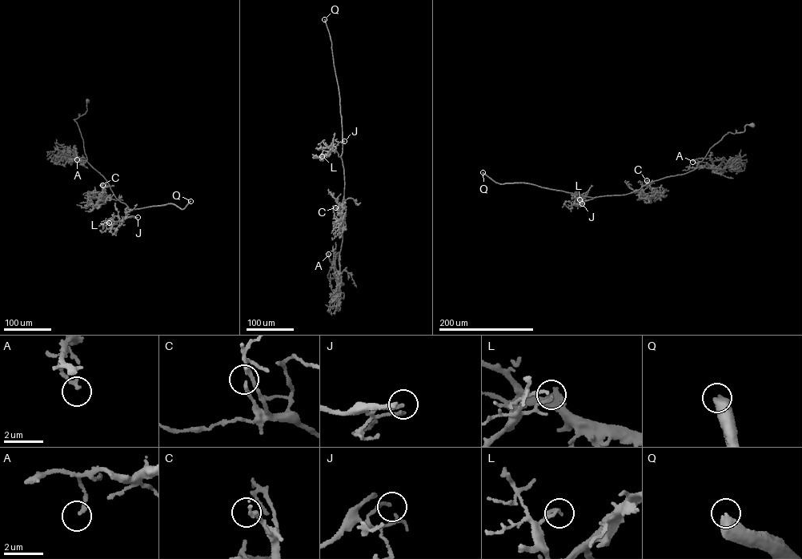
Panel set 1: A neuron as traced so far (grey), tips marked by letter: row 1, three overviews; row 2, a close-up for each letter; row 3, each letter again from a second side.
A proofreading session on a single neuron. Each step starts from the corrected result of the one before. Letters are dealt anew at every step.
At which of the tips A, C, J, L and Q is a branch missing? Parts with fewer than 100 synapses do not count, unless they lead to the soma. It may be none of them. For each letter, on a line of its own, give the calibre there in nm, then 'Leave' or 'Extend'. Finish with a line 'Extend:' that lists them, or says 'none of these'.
A: Thickness 170 nm. Leave
C: Thickness 170 nm. Leave
J: Thickness 150 nm. Extend
L: Thickness 140 nm. Leave
Q: Thickness 500 nm. Extend
Extend: J, Q

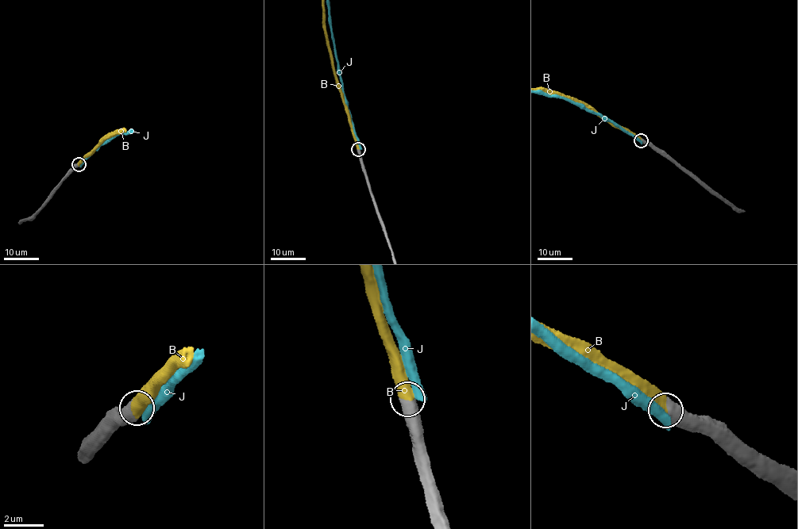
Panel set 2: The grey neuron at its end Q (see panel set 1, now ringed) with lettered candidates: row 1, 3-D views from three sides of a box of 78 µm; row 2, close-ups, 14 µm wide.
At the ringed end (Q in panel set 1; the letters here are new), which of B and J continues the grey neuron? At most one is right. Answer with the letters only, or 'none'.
B

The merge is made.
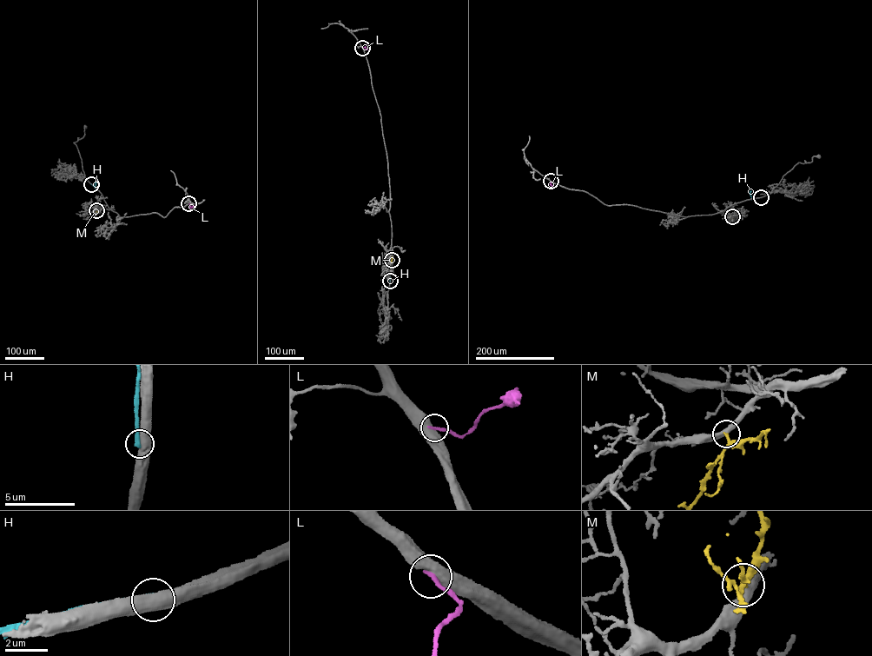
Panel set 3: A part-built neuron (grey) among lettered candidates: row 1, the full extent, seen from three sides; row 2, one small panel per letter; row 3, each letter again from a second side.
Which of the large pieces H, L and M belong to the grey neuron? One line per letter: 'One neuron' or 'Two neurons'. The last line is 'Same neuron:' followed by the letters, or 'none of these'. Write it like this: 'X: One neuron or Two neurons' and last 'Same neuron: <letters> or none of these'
H: Two neurons
L: Two neurons
M: One neuron
Same neuron: M

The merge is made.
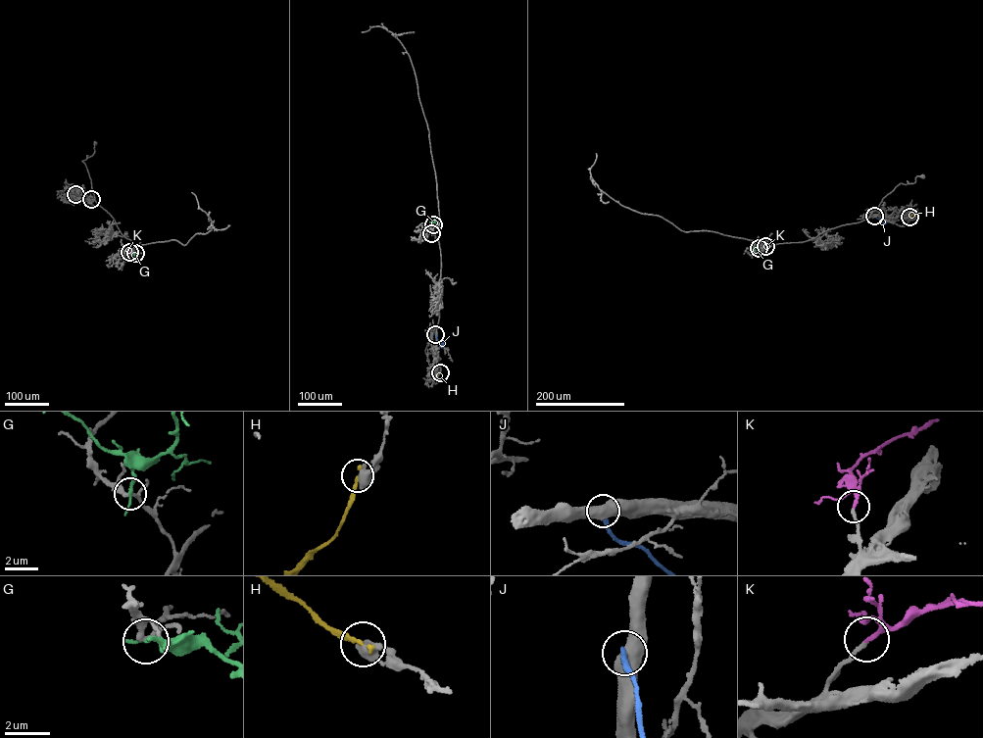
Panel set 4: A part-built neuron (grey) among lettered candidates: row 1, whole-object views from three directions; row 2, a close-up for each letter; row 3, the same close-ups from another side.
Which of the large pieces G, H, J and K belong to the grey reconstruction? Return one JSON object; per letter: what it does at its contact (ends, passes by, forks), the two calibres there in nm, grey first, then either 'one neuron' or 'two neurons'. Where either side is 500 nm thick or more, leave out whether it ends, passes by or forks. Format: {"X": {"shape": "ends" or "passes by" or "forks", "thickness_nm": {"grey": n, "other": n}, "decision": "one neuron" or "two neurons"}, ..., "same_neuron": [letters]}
{"G": {"shape": "passes by", "thickness_nm": {"grey": 180, "other": 150}, "decision": "two neurons"}, "H": {"thickness_nm": {"grey": 650, "other": 200}, "decision": "two neurons"}, "J": {"thickness_nm": {"grey": 550, "other": 280}, "decision": "two neurons"}, "K": {"shape": "passes by", "thickness_nm": {"grey": 190, "other": 150}, "decision": "one neuron"}, "same_neuron": ["K"]}

